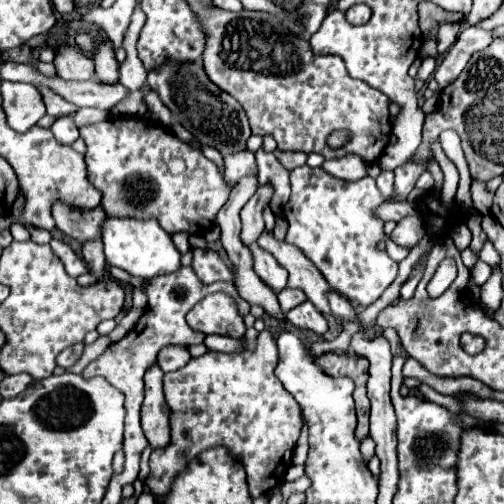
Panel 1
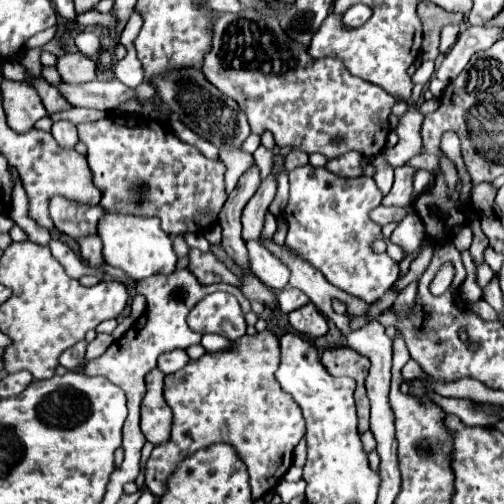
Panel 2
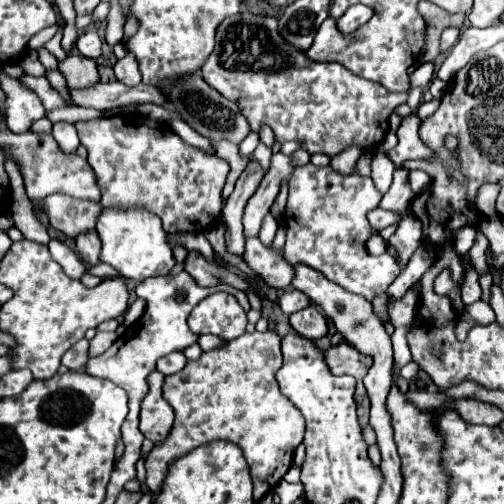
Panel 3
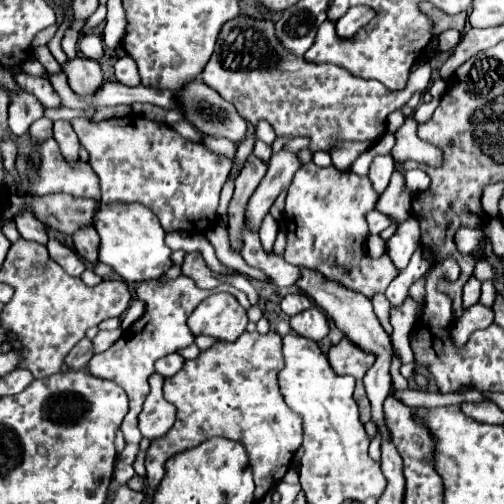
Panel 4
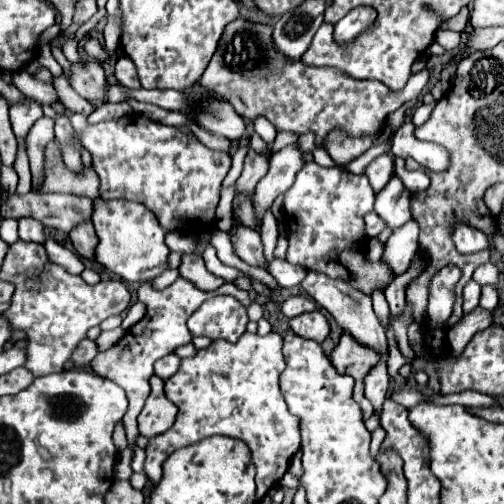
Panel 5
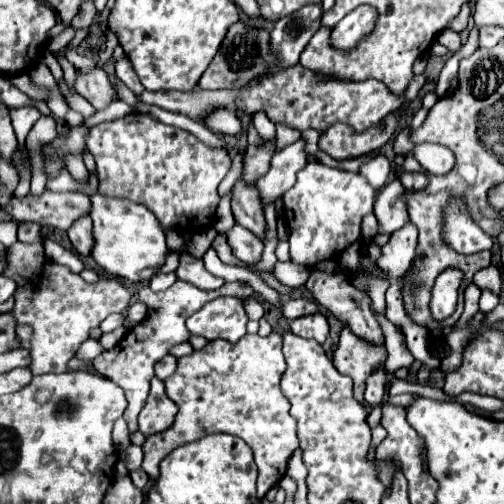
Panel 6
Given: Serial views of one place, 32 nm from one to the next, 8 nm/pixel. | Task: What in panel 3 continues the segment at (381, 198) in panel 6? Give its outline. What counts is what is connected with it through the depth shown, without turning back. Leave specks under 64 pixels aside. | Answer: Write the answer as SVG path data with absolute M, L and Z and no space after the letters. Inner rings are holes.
M396 168L394 170L394 182L390 190L384 194L380 208L384 210L396 210L402 216L406 216L406 210L410 206L410 198L414 198L414 192L408 184L408 170L406 168Z

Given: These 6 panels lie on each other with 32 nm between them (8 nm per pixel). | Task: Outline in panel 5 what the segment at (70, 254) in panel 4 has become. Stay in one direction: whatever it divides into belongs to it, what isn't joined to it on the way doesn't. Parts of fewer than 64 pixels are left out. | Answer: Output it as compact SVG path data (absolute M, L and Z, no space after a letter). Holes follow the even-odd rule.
M50 238L46 240L44 246L46 246L46 252L48 252L48 258L50 258L52 262L60 264L62 268L66 268L70 274L80 274L80 272L84 270L82 258L80 258L76 252L64 248L62 244L58 244L56 240L50 240Z

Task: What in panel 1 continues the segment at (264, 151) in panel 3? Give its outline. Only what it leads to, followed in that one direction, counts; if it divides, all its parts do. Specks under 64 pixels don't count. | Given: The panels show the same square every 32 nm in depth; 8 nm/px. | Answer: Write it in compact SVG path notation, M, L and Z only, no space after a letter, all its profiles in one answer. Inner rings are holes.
M264 150L256 152L258 160L258 184L272 184L272 200L270 208L274 214L282 212L282 206L290 198L290 172L276 160L274 154L268 154Z

